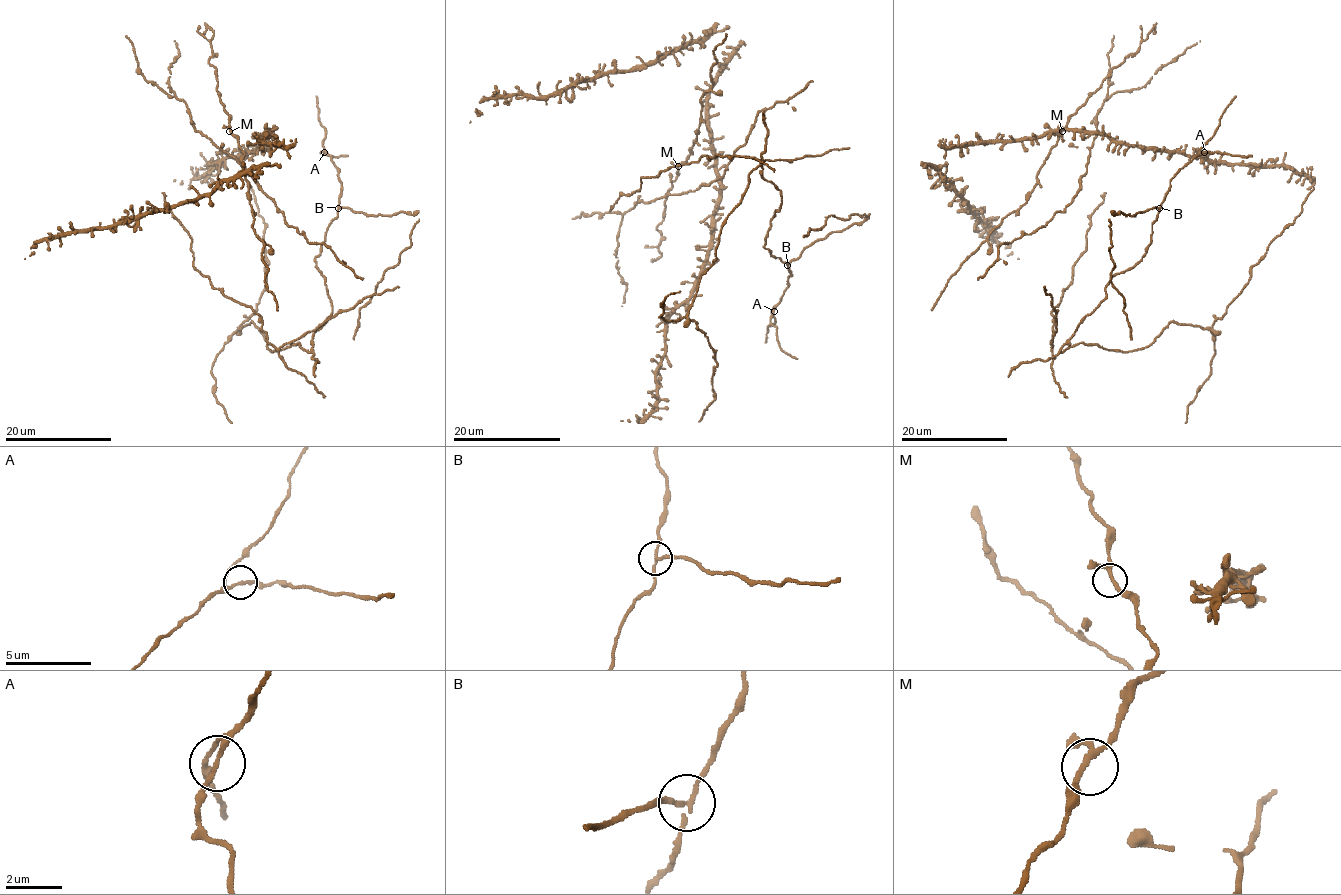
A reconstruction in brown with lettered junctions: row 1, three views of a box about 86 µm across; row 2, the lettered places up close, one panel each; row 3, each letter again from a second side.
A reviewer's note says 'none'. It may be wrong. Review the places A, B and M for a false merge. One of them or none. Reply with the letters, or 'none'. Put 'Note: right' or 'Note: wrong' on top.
Note: wrong
B

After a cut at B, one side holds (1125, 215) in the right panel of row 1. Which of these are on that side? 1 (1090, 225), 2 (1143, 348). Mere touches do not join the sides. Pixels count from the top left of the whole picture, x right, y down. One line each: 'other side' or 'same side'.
1: other side
2: other side

